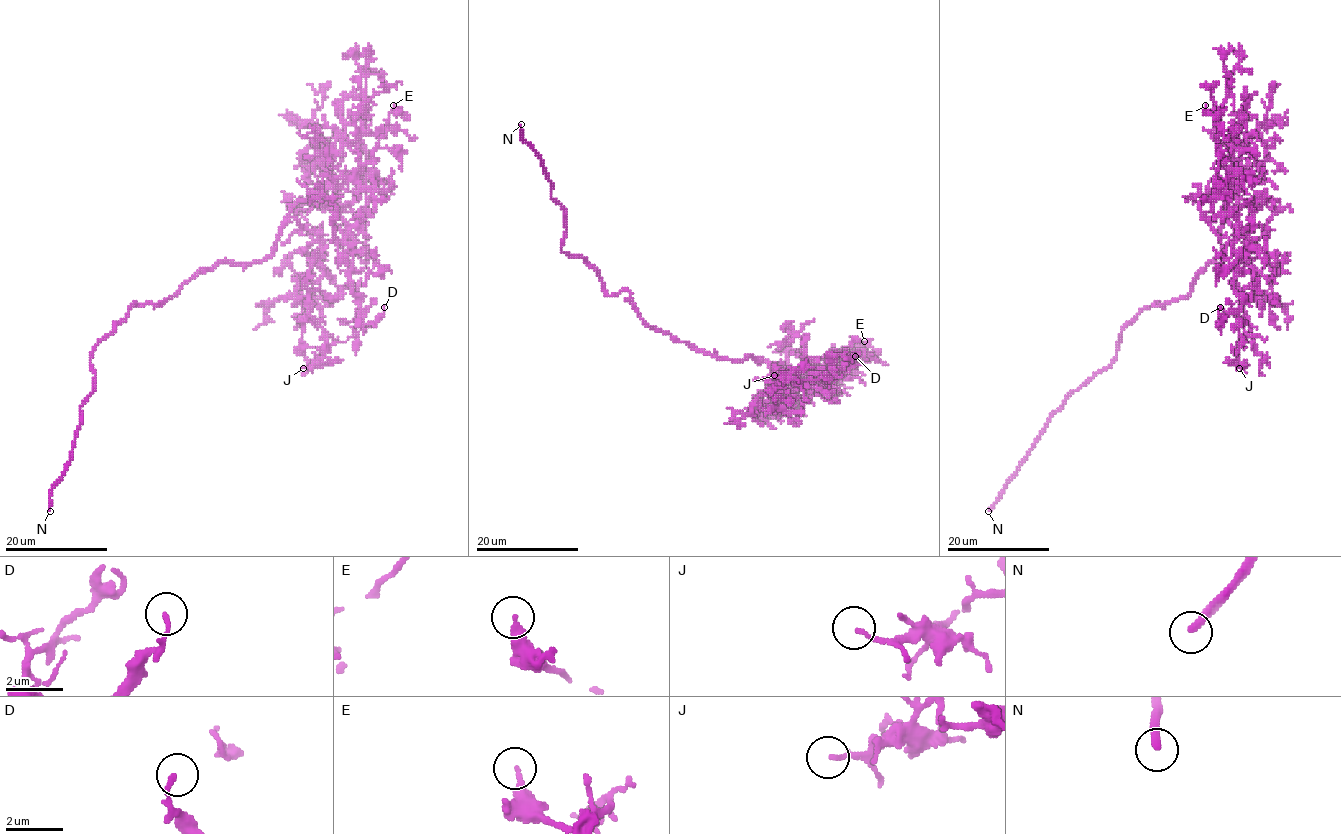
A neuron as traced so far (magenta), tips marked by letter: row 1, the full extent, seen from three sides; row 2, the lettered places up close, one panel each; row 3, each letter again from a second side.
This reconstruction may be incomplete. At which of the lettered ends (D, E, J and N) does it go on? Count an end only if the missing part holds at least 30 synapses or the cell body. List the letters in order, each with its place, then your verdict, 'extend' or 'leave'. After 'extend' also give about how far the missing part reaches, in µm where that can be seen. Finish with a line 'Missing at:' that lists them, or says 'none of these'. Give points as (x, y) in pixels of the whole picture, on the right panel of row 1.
D: at (1220, 307); leave
E: at (1205, 105); leave
J: at (1239, 368); leave
N: at (988, 511); extend; about 10 µm are missing
Missing at: N

